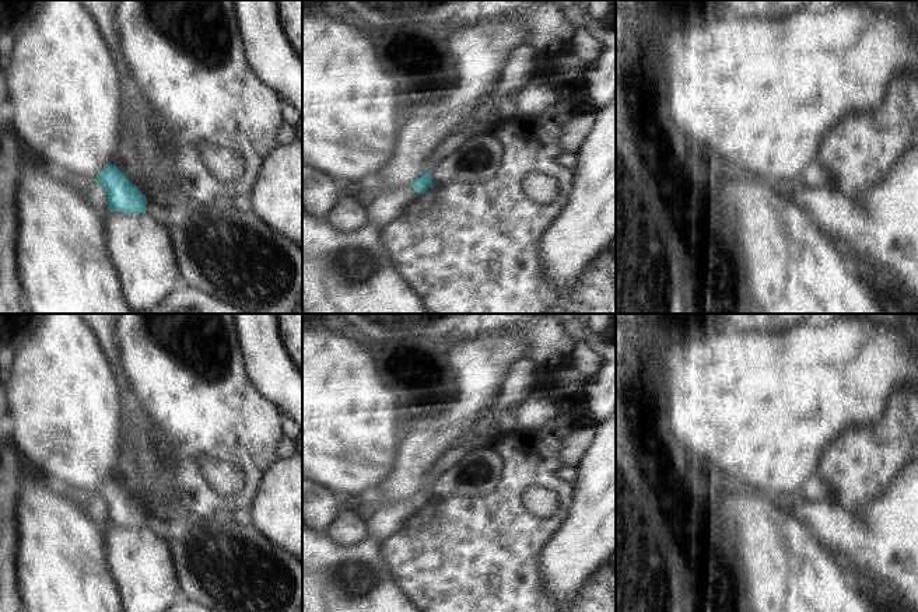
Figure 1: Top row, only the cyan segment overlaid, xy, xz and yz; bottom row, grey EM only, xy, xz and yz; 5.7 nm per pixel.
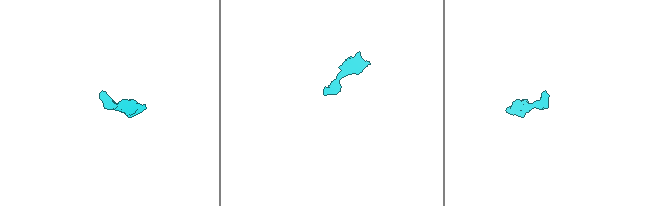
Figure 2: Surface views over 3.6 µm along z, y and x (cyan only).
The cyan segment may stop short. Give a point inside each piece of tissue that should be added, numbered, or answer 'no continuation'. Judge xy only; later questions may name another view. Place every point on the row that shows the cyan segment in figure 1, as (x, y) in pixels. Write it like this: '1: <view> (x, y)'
no continuation.

